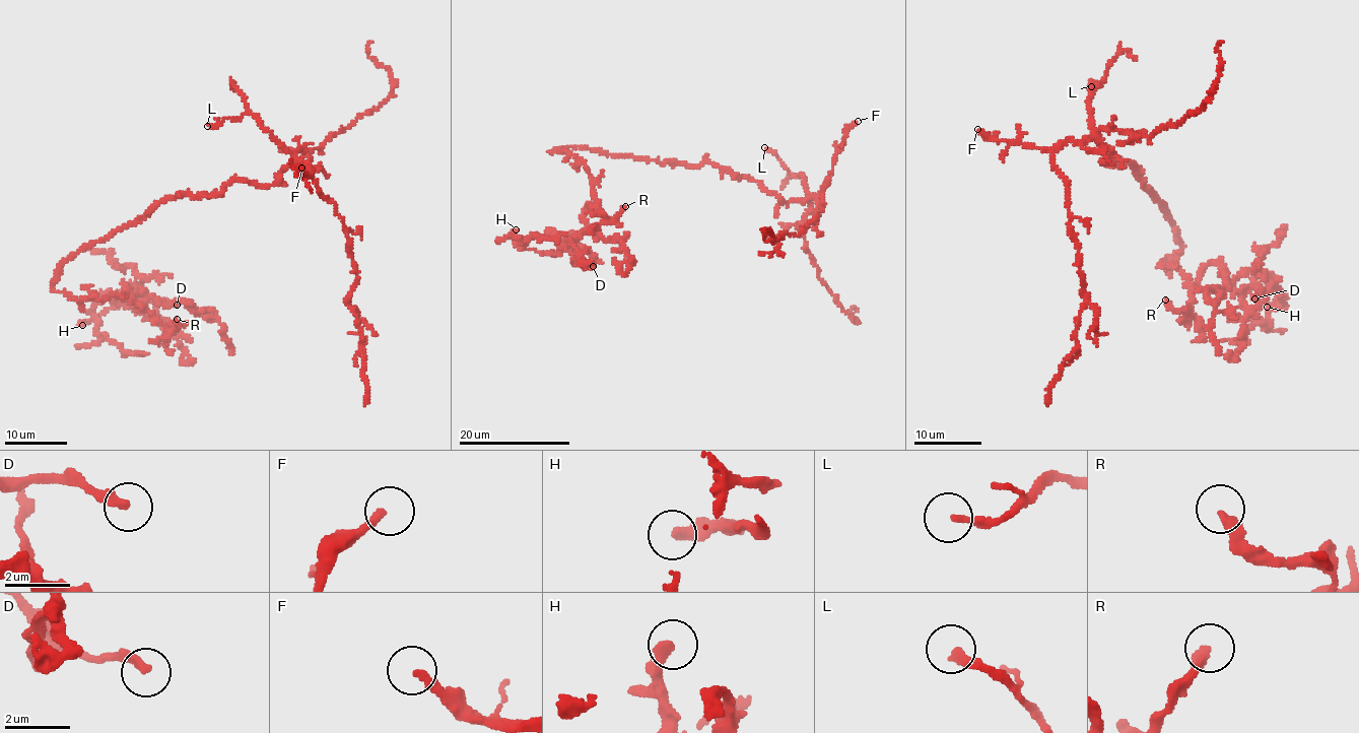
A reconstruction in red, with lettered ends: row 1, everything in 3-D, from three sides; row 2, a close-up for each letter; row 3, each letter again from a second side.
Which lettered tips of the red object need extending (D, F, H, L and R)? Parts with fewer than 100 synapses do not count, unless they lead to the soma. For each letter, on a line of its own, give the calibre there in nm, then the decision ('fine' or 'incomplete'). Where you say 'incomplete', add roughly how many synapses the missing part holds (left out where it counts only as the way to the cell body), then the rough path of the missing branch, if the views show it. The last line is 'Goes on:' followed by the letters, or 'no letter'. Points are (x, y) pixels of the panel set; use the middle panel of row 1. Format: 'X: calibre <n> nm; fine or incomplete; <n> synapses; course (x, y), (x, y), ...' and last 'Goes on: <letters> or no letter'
D: calibre 280 nm; fine
F: calibre 240 nm; incomplete
H: calibre 320 nm; fine
L: calibre 240 nm; fine
R: calibre 280 nm; fine
Goes on: F

